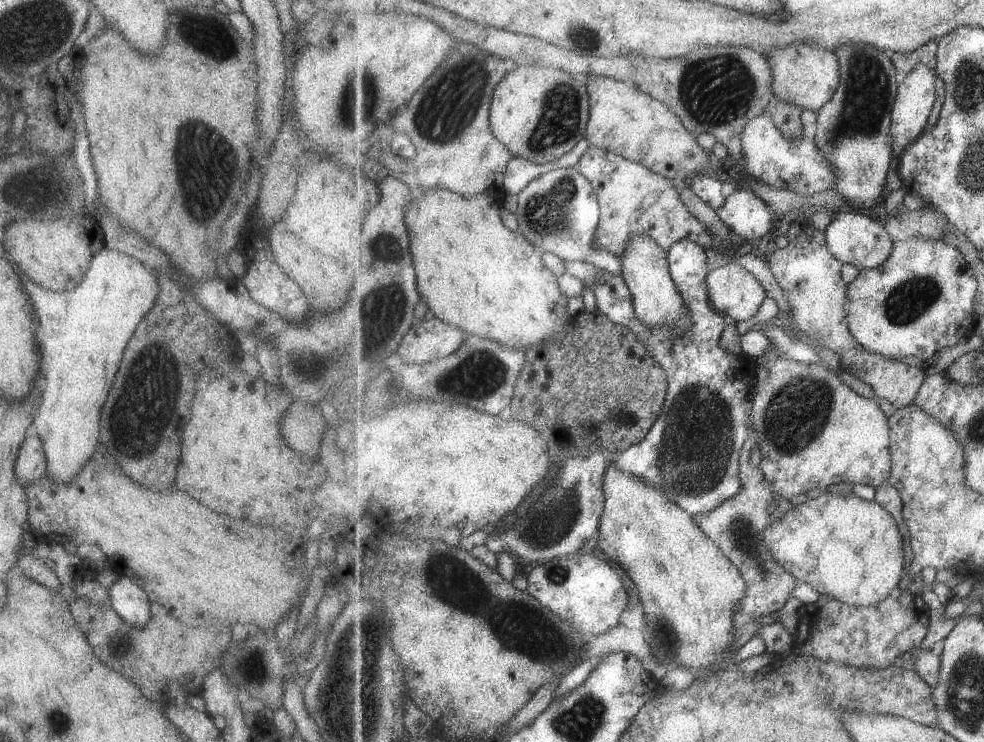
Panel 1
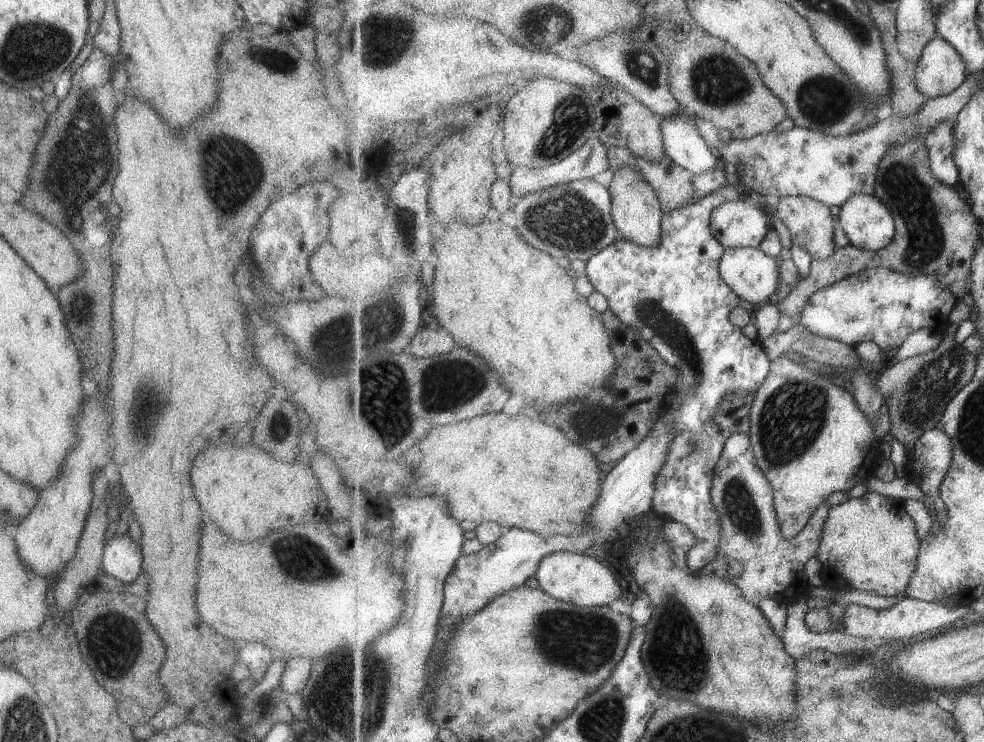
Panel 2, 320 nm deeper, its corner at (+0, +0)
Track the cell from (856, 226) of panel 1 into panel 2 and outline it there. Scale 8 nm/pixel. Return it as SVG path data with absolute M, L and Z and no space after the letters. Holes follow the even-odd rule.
M853 195L842 206L837 220L849 240L866 251L887 247L896 235L896 218L876 195Z

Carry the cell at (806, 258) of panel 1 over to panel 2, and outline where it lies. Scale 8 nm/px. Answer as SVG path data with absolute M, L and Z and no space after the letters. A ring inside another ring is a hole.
M793 195L783 197L777 206L777 218L789 228L791 242L798 244L813 259L824 259L836 251L834 232L837 217L831 212L828 204L815 200L810 196Z

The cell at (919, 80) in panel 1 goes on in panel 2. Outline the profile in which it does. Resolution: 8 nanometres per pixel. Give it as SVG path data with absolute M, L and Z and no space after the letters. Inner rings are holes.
M937 36L924 48L916 75L920 91L932 99L956 91L968 78L968 66L953 44Z

